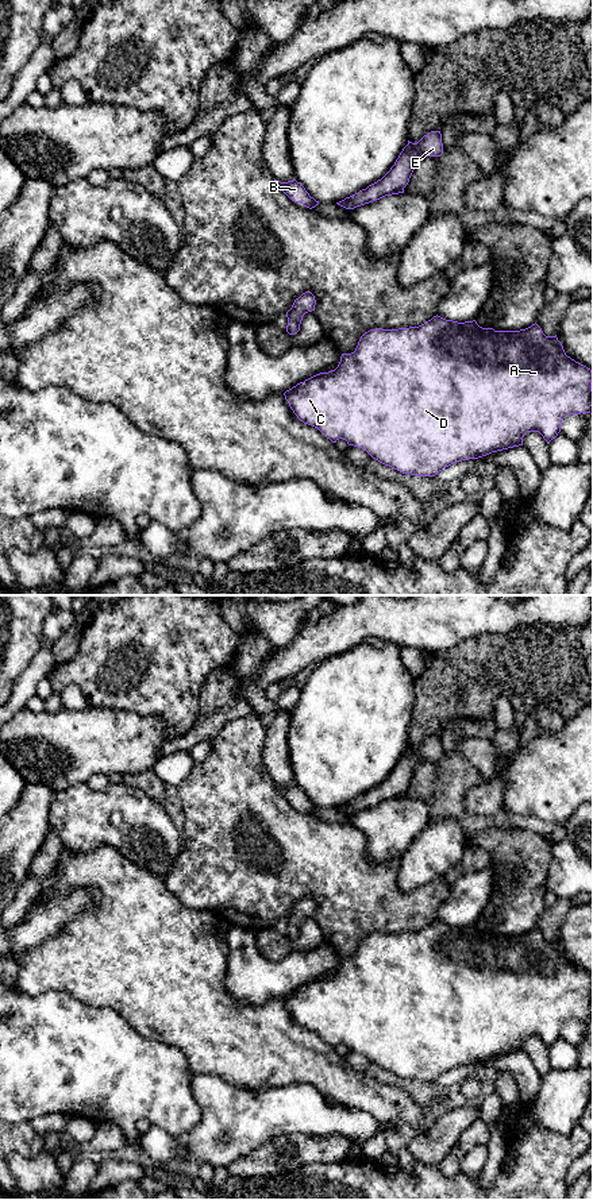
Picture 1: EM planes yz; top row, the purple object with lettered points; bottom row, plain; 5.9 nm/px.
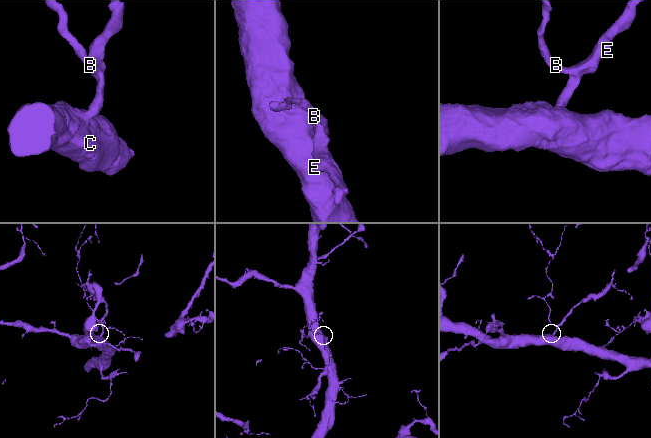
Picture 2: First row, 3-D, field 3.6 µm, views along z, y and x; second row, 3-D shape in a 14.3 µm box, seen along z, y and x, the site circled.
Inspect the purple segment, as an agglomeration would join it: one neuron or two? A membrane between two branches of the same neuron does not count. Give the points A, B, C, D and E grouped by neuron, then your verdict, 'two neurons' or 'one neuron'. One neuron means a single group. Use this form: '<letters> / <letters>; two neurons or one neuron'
A B C D E; one neuron

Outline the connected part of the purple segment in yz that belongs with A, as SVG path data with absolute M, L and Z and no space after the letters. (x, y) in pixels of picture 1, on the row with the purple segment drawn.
M436 315L419 327L376 328L365 332L354 352L342 354L335 370L316 374L286 390L284 396L300 421L317 428L332 443L343 439L349 445L362 448L373 459L403 474L435 476L439 471L457 462L478 459L492 452L523 445L523 437L527 432L539 432L550 444L561 432L562 420L567 414L590 413L593 416L592 381L593 371L567 356L557 335L546 336L536 323L520 331L494 331L493 328L480 327L475 320L458 323Z

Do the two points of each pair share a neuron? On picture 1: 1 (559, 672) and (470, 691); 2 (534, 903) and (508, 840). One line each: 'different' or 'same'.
1: same
2: same

